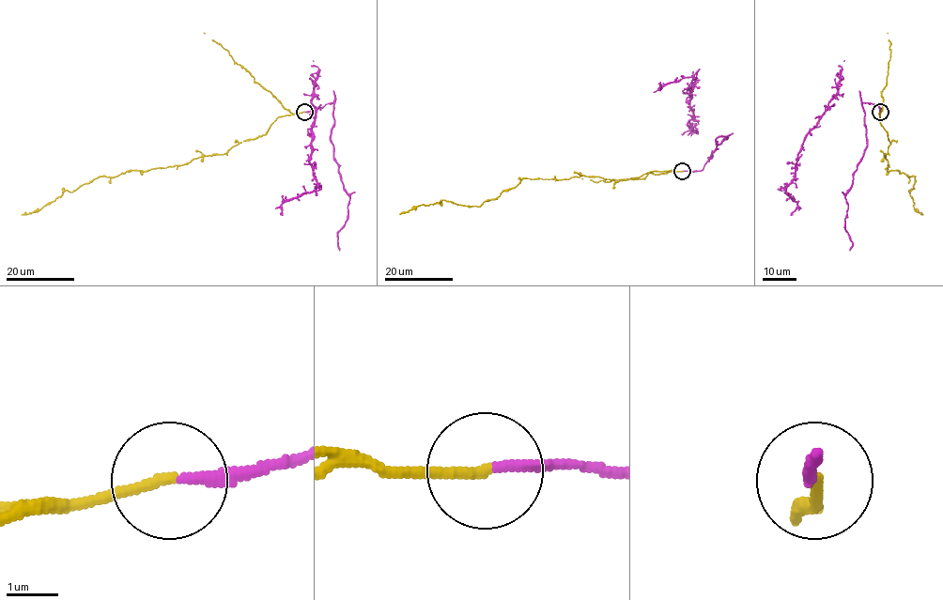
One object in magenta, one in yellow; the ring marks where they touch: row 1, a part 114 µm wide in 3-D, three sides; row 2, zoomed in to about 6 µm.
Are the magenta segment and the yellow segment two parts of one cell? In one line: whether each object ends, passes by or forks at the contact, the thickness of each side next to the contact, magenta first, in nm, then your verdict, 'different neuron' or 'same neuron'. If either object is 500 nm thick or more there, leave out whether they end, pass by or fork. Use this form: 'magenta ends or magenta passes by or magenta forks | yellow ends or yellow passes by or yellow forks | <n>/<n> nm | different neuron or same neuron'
magenta ends | yellow ends | 200/200 nm | same neuron

